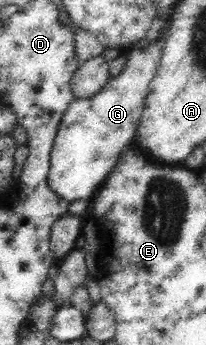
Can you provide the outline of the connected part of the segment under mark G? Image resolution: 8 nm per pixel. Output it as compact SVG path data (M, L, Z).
M164 29L147 48L133 48L126 57L122 73L112 76L96 95L70 101L52 143L48 171L48 186L62 199L70 203L92 199L118 158L132 145L150 82L160 65L166 36Z

